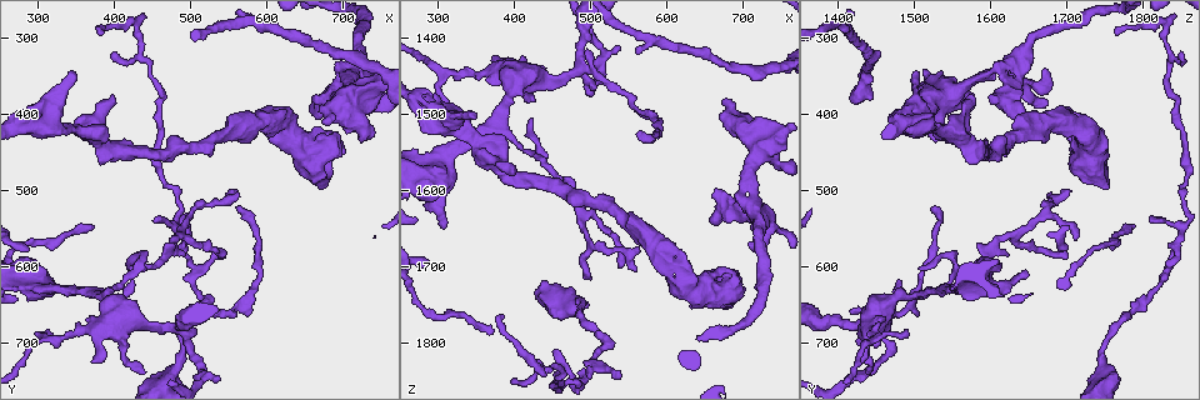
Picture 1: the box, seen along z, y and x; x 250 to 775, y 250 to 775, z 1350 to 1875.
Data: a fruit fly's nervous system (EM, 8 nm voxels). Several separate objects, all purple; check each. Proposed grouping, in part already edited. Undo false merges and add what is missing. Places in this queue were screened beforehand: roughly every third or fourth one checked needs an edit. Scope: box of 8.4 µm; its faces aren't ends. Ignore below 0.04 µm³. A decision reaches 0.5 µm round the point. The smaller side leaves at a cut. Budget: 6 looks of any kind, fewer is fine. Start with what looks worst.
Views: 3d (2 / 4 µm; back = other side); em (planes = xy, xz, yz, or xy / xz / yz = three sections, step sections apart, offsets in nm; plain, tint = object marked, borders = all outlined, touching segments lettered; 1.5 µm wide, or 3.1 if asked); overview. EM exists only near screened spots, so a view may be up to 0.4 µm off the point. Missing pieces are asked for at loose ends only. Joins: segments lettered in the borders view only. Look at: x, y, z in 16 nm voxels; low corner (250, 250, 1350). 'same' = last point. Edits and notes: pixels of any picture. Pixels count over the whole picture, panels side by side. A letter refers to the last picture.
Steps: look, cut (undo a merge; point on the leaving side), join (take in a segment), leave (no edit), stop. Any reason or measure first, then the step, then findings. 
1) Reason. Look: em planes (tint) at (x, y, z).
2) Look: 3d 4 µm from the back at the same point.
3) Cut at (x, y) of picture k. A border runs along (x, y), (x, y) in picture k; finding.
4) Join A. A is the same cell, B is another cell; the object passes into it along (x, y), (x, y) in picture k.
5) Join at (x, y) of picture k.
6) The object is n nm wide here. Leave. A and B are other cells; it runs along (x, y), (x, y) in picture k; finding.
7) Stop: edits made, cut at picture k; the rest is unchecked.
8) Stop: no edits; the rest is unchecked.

Free end. Look: 3d 2 µm at (540, 580, 1845).

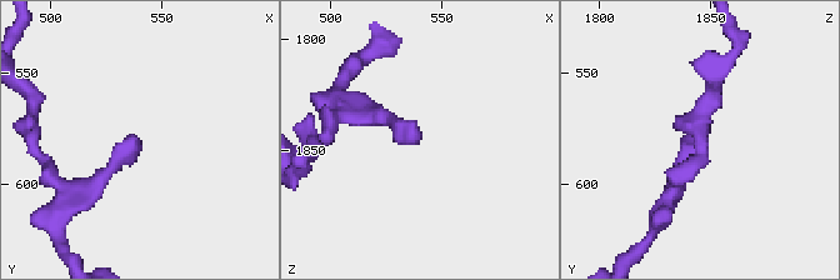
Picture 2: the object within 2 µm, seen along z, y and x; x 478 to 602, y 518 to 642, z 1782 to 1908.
Need the tissue. Look: em planes (borders) at (539, 578, 1844).

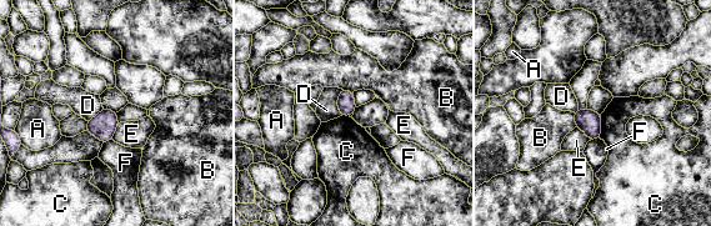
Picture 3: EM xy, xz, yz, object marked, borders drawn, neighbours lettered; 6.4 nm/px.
The object is 120 nm wide here; the longest contact is with D, 170 nm. Leave. A, B, C, D, E and F are other cells; no lettered segment goes on from it.

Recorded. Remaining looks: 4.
Tapers out. Look: 3d 2 µm at (385, 290, 1760).

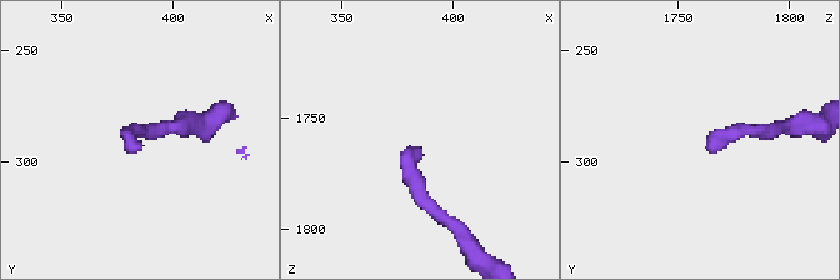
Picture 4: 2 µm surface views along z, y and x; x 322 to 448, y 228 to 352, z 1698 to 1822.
Look: em xz step 4 (tint) at (384, 294, 1762).

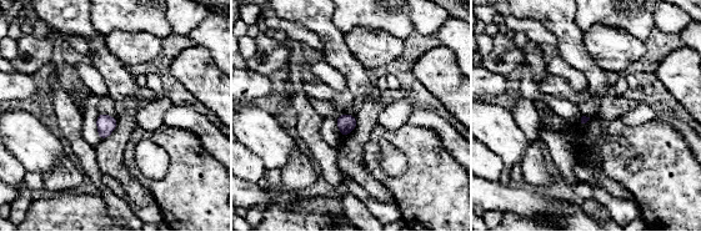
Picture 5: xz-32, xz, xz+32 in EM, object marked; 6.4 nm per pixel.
Look: em planes (borders) at the same point.

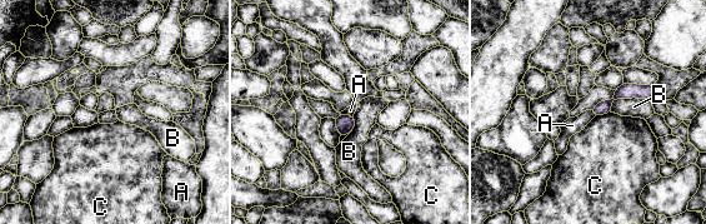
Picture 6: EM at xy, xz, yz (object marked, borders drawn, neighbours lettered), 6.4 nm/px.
The object is 90 nm wide here. Leave. A, B and C are other cells; a border runs along (341, 113), (352, 117) in picture 6; none of them fits.

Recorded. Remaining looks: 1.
Stop: no edits; the rest is unchecked.

